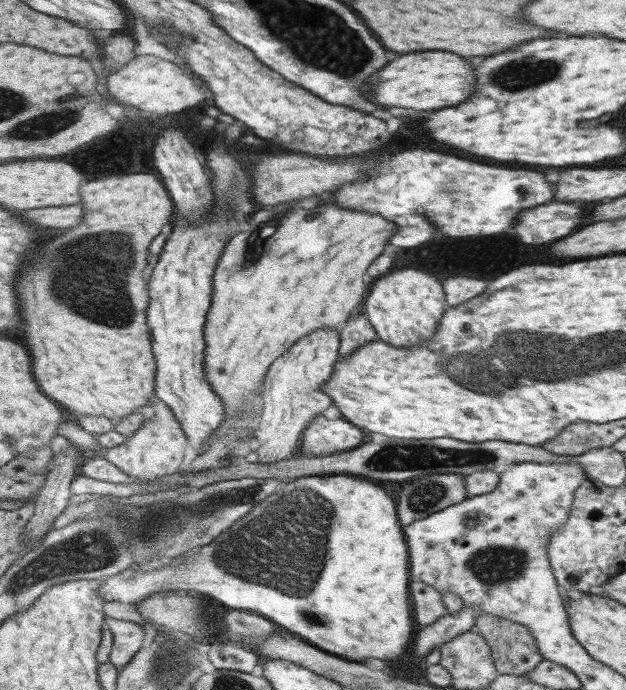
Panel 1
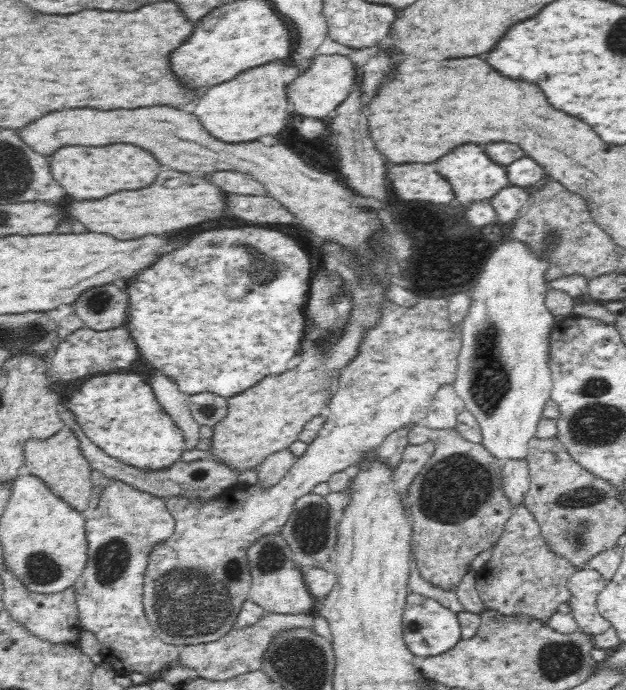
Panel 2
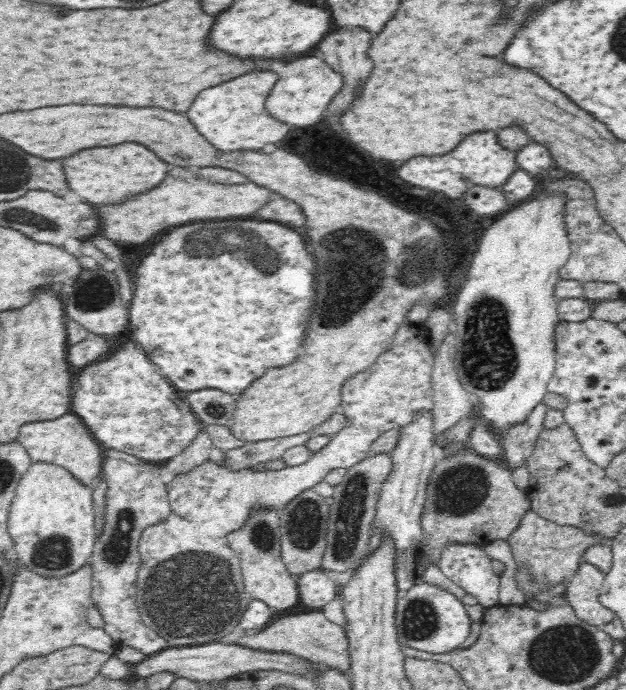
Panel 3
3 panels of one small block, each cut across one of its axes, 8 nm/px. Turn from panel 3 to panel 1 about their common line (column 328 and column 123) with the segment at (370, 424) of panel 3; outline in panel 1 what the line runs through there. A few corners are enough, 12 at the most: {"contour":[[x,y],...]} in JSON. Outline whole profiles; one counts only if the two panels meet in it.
{"contour":[[165,402],[107,460],[143,482],[177,474],[185,428]]}

